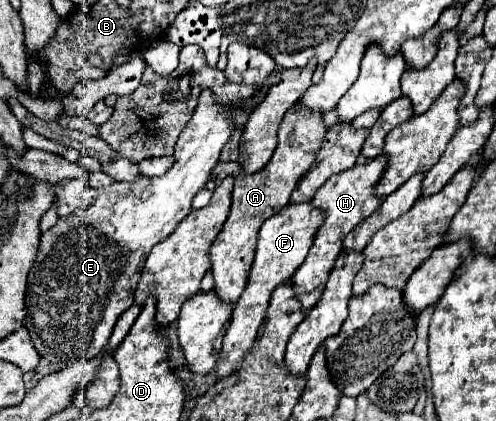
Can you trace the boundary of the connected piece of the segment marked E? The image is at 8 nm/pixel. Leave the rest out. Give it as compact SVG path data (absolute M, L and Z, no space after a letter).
M274 70L252 98L232 108L218 104L212 90L204 90L198 98L198 106L194 110L192 120L182 130L176 142L174 164L166 174L156 178L142 176L134 182L116 180L112 186L102 188L88 208L72 212L70 216L66 216L66 222L64 218L58 218L58 222L42 234L36 264L28 274L26 318L24 318L24 326L28 328L30 338L42 358L54 364L66 360L90 360L96 358L106 348L118 316L134 304L134 288L140 280L144 260L148 258L152 246L164 240L178 226L178 222L190 214L192 210L190 202L194 194L206 186L214 166L220 162L222 148L236 132L236 120L240 116L250 116L250 112L258 108L258 104L266 98L268 90L274 84L278 84L278 80L280 80L280 72Z

